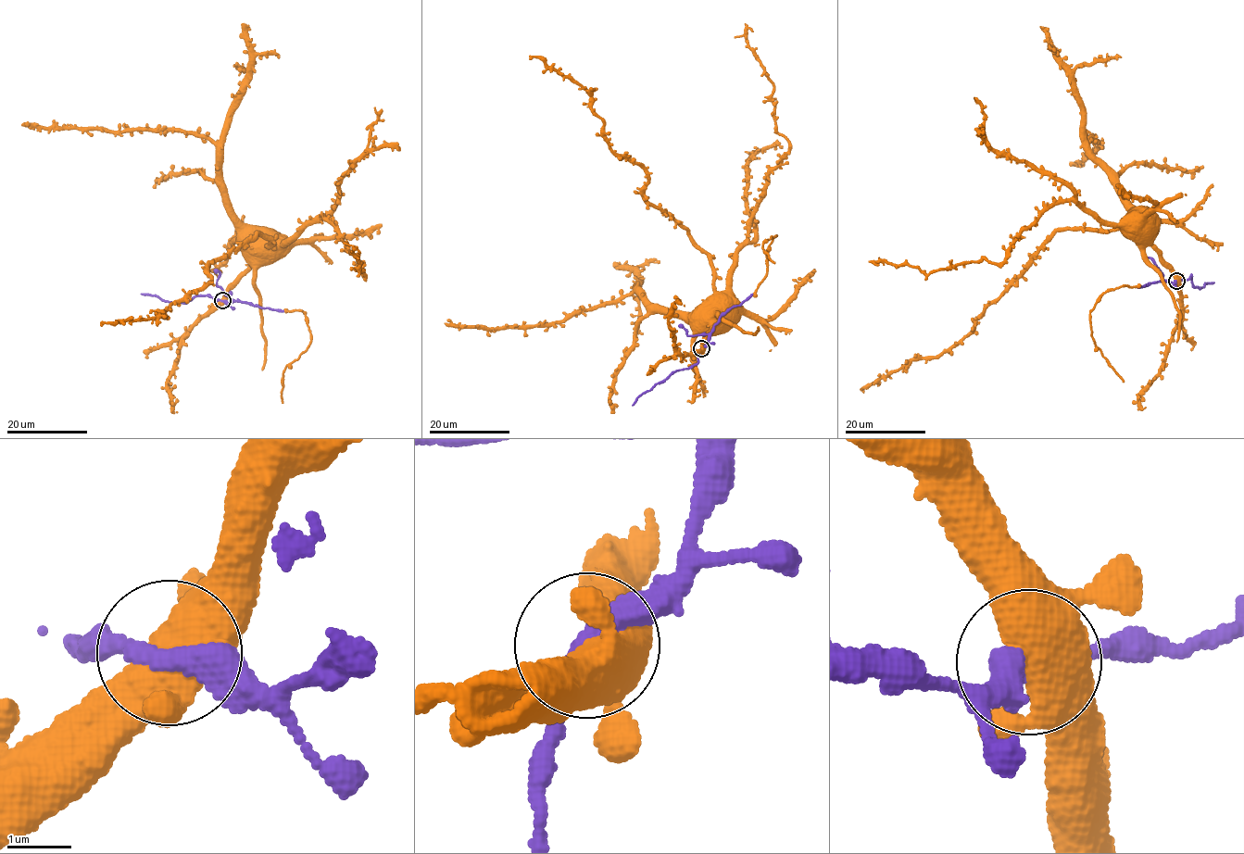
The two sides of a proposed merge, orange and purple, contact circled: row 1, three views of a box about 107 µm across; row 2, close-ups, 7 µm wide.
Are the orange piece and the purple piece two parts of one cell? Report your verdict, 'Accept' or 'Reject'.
Accept

